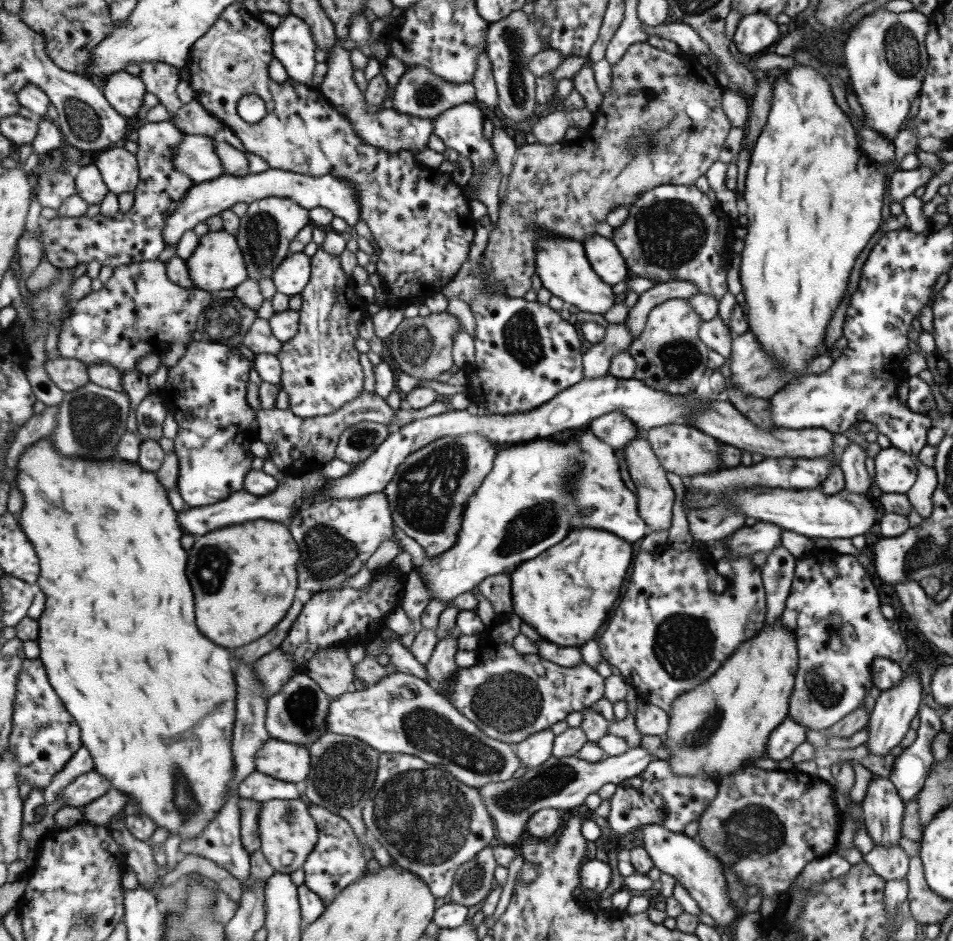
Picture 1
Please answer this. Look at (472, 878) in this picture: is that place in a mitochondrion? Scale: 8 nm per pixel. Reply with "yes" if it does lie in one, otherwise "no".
yes

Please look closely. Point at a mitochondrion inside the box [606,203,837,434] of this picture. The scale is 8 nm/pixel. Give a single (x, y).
(680, 355)

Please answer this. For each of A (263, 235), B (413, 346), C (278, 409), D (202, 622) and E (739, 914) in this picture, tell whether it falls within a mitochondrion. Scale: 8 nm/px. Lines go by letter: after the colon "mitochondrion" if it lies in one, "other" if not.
A: mitochondrion
B: mitochondrion
C: other
D: other
E: other

